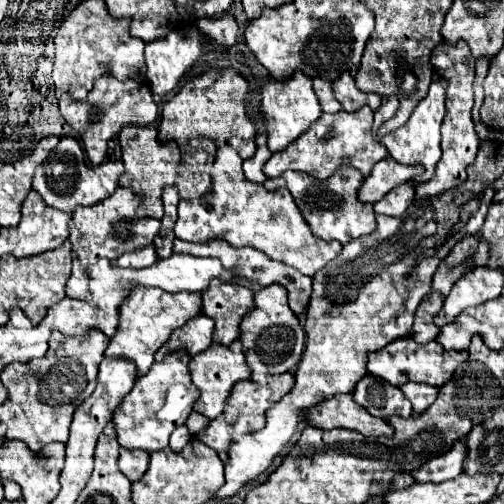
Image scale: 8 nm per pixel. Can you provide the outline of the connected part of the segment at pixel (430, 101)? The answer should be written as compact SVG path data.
M434 81L430 85L430 93L426 95L426 99L422 99L422 103L418 103L418 107L414 109L412 117L408 119L408 123L392 133L386 133L386 135L378 135L378 129L384 125L384 121L388 121L392 115L394 115L394 99L384 99L380 109L374 113L374 131L376 131L376 137L380 143L386 145L388 149L388 155L392 159L396 159L398 163L406 163L406 165L422 165L424 167L424 173L414 177L410 183L418 185L418 183L426 183L430 181L430 177L434 175L434 169L436 169L436 163L440 159L440 125L442 125L442 119L444 119L444 99L446 99L446 85L440 81Z

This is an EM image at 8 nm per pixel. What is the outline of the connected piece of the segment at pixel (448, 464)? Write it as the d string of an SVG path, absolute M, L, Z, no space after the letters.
M456 441L450 451L444 455L438 455L434 459L428 459L422 467L418 467L412 477L414 483L442 483L448 479L454 479L462 473L462 459L466 457L466 445Z

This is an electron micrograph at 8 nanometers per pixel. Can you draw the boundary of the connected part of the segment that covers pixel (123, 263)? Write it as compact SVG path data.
M140 247L136 251L124 253L116 259L110 261L114 267L134 267L134 269L142 269L142 267L150 267L156 263L156 255L154 255L154 247Z

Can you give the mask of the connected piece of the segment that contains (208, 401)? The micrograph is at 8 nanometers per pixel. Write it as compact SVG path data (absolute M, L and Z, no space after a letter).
M238 339L232 345L212 343L206 351L202 351L202 355L192 357L190 375L192 375L192 383L200 391L200 397L198 397L198 401L194 405L194 411L206 415L208 419L214 419L214 417L222 415L226 397L230 395L230 389L234 387L234 383L238 383L242 379L250 379L250 367L248 367L248 363L244 359L242 343Z

